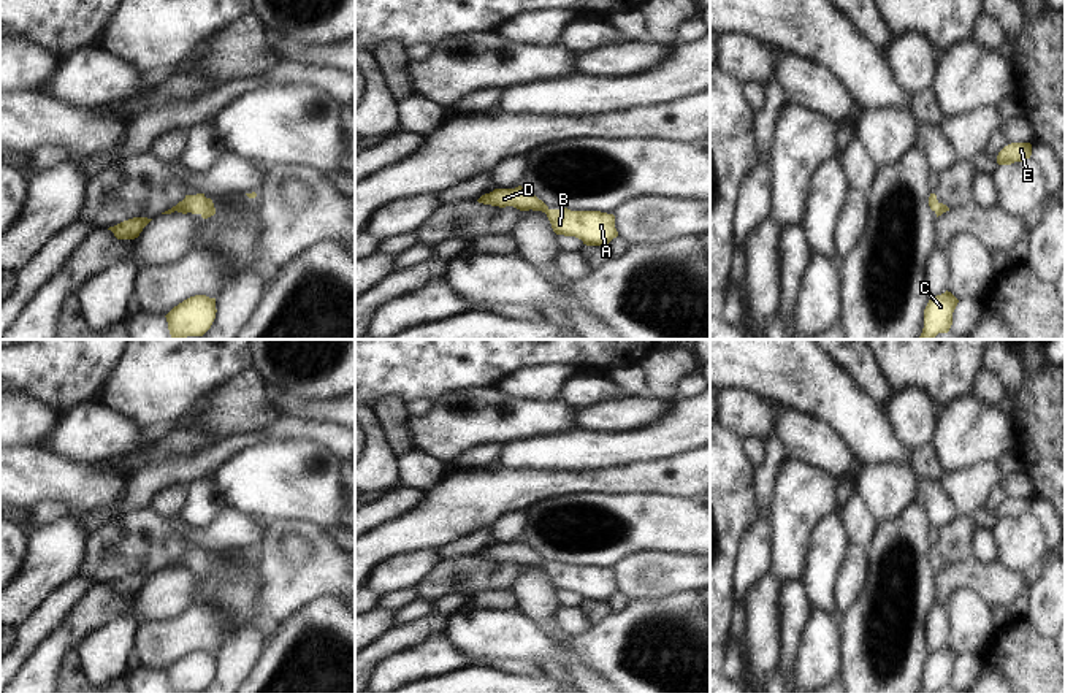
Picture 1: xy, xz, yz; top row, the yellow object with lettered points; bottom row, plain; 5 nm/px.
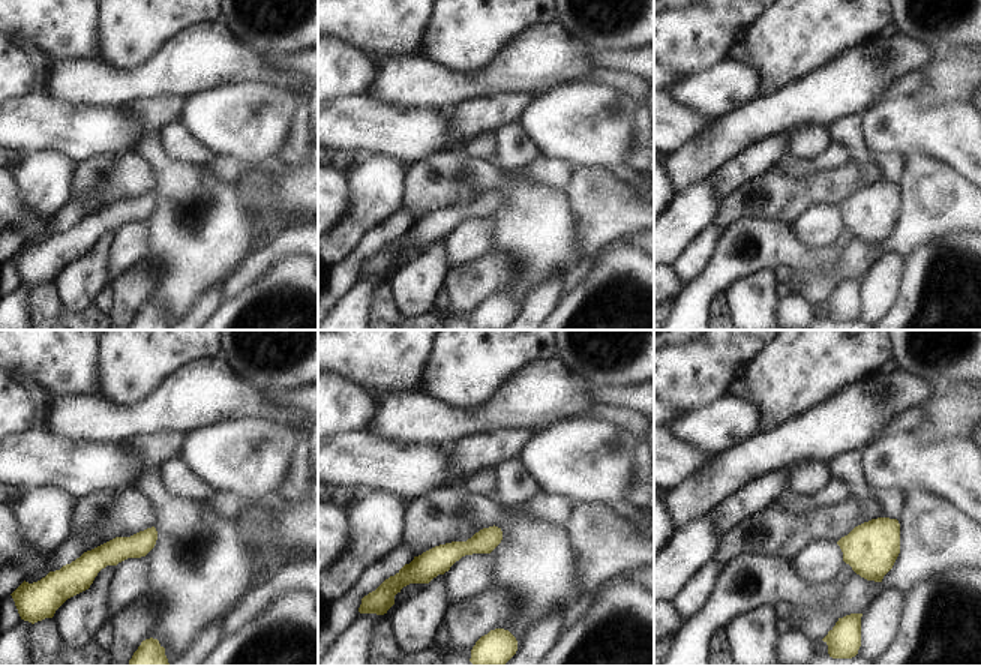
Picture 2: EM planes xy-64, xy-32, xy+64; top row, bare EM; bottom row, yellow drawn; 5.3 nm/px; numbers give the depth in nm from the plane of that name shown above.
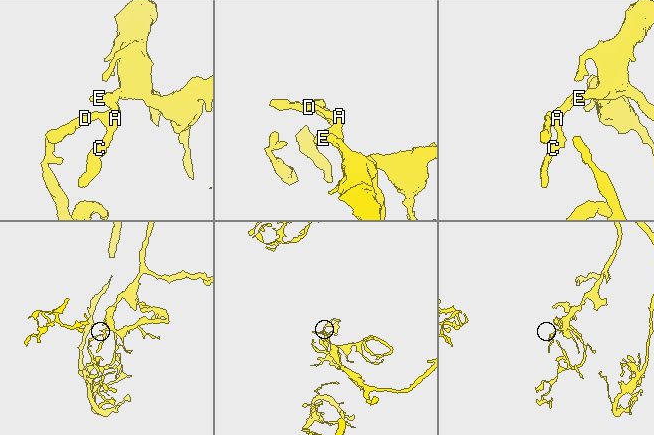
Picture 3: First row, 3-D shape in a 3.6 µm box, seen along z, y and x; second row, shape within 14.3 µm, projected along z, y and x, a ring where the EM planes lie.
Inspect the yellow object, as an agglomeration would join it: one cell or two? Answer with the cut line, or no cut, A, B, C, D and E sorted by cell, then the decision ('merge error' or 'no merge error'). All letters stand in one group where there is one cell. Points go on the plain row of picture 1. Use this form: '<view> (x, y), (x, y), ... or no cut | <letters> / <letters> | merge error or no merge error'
no cut | A B C D E | no merge error

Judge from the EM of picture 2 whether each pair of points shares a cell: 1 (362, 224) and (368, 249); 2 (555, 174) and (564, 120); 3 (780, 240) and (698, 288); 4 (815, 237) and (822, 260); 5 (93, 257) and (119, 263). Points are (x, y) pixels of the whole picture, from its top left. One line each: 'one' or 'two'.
1: two
2: two
3: one
4: two
5: two

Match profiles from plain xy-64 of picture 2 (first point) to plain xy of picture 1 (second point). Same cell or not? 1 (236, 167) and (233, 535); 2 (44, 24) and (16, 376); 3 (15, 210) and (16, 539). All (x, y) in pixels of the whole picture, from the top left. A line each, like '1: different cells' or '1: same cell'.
1: same cell
2: same cell
3: same cell

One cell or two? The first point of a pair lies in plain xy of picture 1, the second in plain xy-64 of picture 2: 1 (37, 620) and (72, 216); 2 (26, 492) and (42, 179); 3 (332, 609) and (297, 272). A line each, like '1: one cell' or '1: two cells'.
1: one cell
2: two cells
3: one cell

